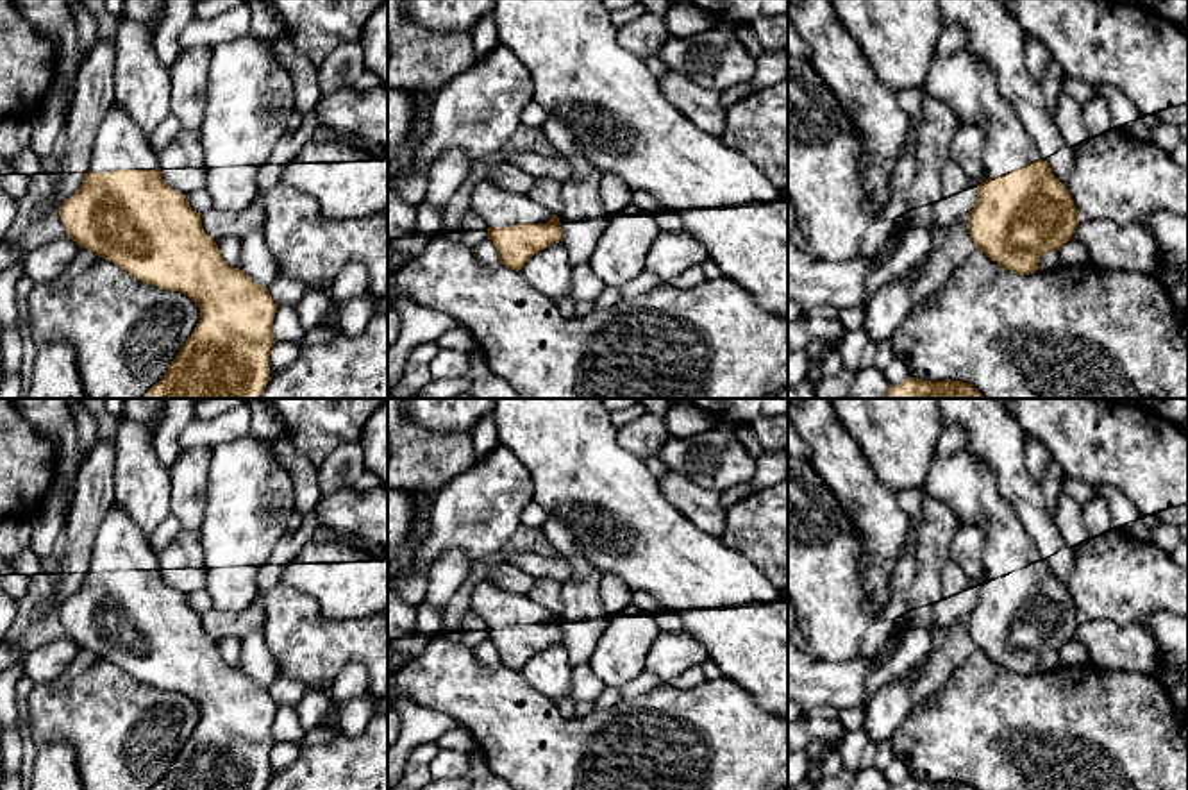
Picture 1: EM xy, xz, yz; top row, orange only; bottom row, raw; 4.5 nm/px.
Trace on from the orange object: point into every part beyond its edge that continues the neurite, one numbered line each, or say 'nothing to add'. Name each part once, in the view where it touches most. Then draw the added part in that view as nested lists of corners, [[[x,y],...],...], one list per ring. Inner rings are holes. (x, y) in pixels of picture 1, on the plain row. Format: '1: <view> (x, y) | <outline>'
1: xy (118, 544) | [[[113,502],[95,533],[88,572],[154,568],[159,568],[159,558],[146,534]]]

